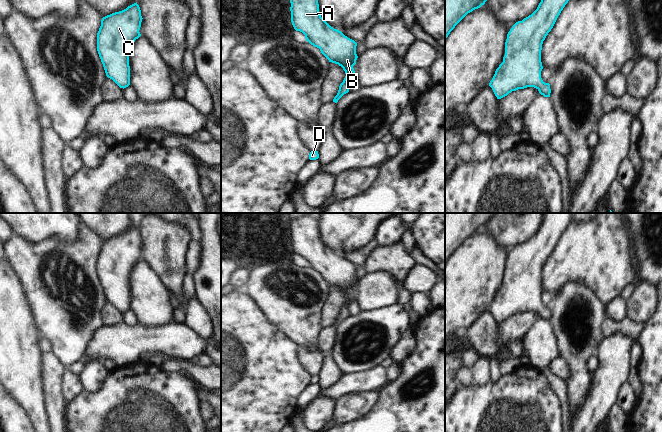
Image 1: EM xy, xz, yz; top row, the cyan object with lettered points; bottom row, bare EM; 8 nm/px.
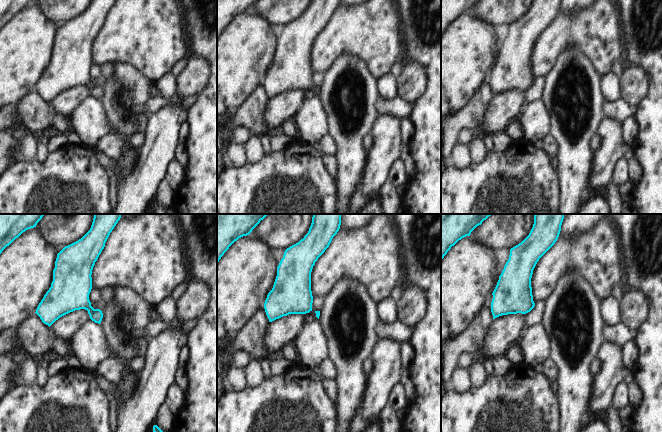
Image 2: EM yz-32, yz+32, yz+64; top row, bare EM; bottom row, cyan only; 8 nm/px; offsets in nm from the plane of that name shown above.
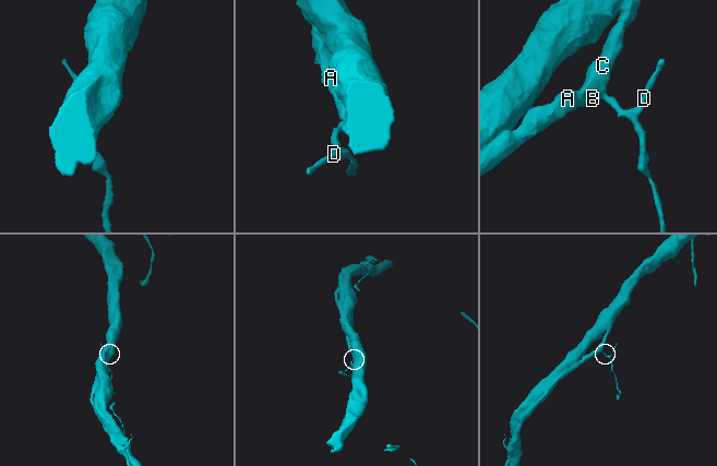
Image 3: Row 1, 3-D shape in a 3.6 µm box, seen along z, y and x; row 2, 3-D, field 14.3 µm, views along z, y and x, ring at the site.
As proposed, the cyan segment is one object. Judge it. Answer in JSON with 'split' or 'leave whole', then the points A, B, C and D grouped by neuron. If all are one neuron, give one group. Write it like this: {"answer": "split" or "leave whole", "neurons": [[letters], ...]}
{"answer": "leave whole", "neurons": [["A", "B", "C", "D"]]}

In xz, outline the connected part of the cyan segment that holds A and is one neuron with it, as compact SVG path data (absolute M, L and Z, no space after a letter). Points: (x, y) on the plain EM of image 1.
M310 215L290 220L290 227L294 253L302 256L306 265L319 272L329 286L338 288L345 295L346 300L333 323L333 326L337 327L344 318L349 316L348 305L355 298L353 290L358 282L357 267L331 251L321 241L318 220Z

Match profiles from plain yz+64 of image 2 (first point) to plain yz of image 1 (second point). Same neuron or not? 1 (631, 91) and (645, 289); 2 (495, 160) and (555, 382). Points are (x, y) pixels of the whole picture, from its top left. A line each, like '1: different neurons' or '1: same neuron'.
1: same neuron
2: different neurons

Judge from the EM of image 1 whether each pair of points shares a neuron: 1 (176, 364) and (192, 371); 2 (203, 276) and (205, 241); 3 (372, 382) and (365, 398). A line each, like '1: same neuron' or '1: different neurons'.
1: same neuron
2: same neuron
3: different neurons

